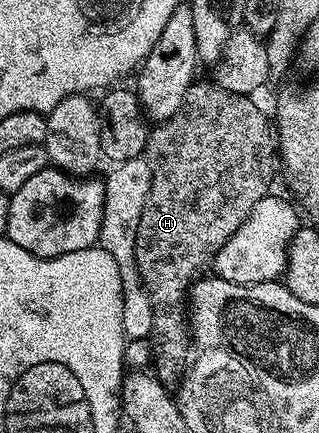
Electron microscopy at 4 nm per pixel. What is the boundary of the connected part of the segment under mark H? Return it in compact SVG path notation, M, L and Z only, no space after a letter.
M193 81L190 89L186 89L186 101L182 101L182 109L174 117L155 124L148 132L150 193L146 197L146 209L142 209L136 238L136 264L154 313L151 366L156 380L169 389L179 388L194 355L190 319L186 314L190 288L201 278L200 270L211 264L218 249L238 233L238 225L250 217L254 205L270 193L272 163L274 167L274 131L269 116L267 119L255 103L257 100L230 93L214 81L200 82Z

